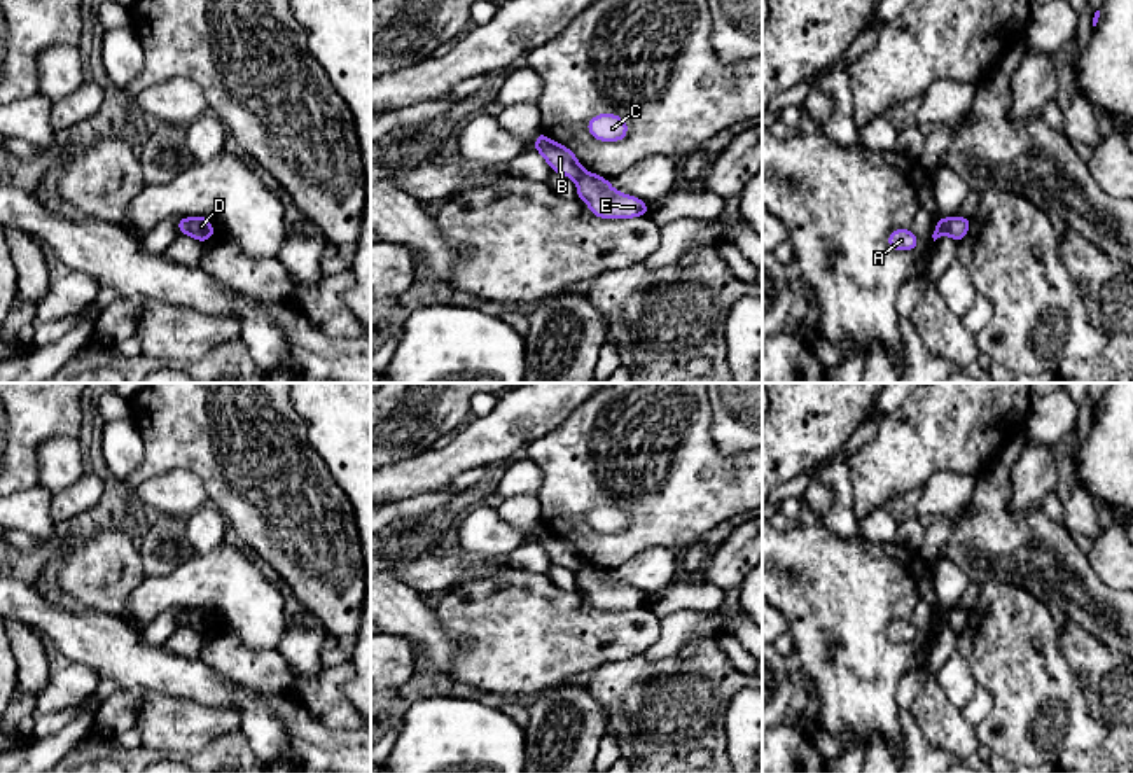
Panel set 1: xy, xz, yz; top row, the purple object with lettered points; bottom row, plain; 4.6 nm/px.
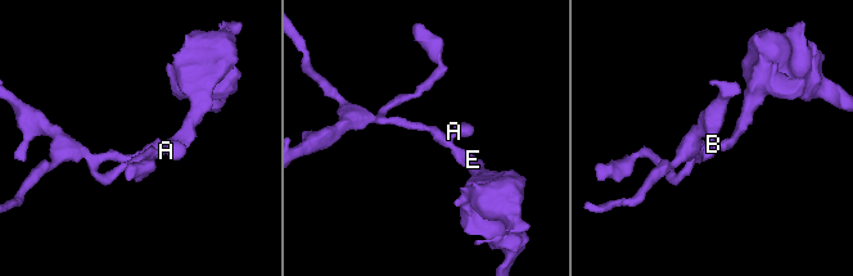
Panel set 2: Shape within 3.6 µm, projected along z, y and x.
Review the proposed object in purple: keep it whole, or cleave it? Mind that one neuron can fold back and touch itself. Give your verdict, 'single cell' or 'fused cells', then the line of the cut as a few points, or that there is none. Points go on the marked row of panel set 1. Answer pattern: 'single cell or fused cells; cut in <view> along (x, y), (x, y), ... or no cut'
fused cells; cut in yz along (946, 219), (943, 233)

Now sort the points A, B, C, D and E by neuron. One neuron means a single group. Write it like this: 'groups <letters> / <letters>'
groups A B C / D E

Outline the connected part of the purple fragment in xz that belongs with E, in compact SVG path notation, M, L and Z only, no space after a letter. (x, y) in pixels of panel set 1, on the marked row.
M582 171L575 180L577 196L600 219L631 219L647 215L649 205L635 196L617 192L608 178Z

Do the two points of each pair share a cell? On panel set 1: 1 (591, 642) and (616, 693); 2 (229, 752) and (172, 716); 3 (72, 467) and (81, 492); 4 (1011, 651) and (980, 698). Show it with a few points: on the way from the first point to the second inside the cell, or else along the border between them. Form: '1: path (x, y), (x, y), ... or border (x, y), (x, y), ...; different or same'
1: border (642, 654), (611, 660), (595, 670); different
2: border (240, 728), (214, 738), (200, 751), (172, 752); different
3: border (86, 469), (74, 483), (53, 495); different
4: border (978, 684), (990, 695), (992, 710), (976, 726); different

